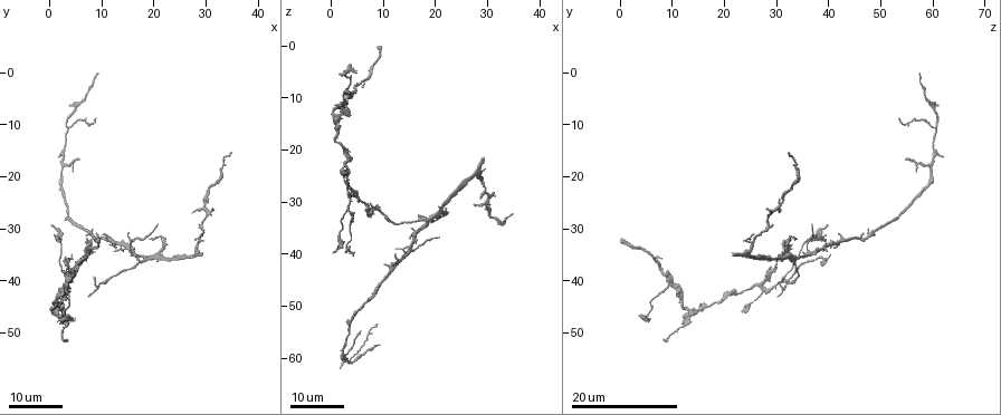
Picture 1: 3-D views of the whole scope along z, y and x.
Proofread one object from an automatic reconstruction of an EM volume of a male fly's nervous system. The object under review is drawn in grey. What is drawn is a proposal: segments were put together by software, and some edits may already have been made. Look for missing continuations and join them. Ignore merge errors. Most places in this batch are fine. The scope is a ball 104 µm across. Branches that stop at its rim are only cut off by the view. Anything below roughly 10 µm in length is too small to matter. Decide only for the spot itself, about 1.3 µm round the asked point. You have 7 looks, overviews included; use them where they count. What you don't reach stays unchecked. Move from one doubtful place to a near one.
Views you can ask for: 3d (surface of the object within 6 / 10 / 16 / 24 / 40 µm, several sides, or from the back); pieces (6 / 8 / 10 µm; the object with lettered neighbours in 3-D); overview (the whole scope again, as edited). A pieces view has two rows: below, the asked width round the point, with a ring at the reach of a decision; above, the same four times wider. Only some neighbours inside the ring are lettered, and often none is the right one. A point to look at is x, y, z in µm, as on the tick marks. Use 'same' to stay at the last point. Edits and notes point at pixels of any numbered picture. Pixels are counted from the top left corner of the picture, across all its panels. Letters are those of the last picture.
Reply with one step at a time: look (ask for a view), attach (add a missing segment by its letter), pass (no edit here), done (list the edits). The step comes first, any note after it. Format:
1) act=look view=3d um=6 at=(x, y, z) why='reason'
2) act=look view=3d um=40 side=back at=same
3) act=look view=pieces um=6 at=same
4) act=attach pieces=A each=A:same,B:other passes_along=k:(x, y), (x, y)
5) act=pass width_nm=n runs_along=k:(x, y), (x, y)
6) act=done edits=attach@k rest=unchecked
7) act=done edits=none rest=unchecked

act=look view=3d um=24 at=(9.5, 0.0, 57.5) why='thin end'

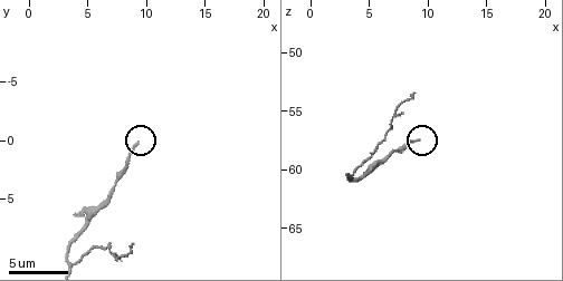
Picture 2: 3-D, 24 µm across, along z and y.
act=look view=pieces um=6 at=(9.4, 0.2, 57.4)

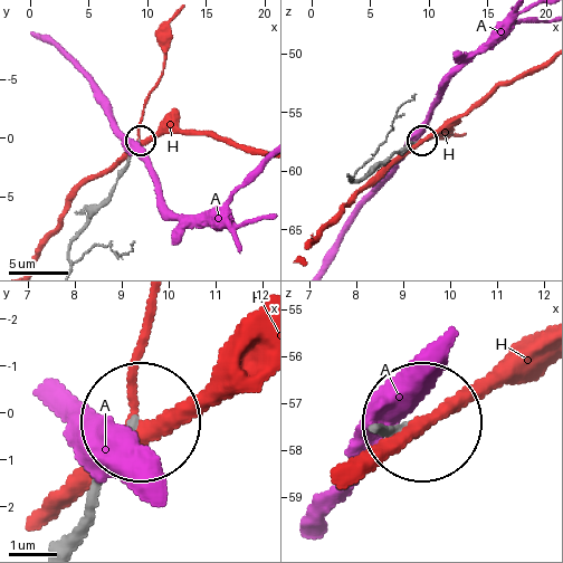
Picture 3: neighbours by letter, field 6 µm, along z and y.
act=pass each=A:other,H:other runs_along=3:(57, 544), (134, 428) found='no lettered segment goes on from it'

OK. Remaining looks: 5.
act=look view=3d um=24 at=(10.0, 31.5, 42.5)

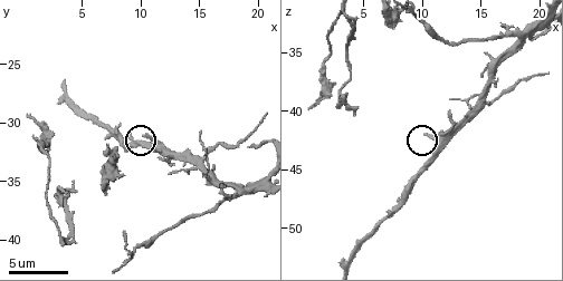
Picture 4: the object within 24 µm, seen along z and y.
act=look view=pieces um=10 at=(10.4, 31.2, 42.2)

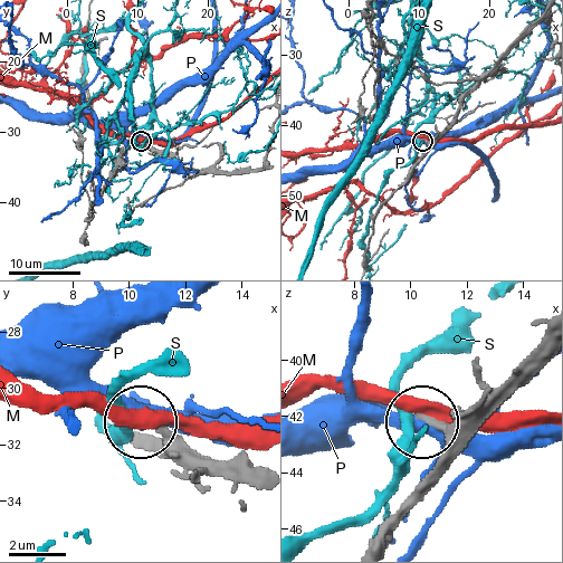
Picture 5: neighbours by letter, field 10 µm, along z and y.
act=pass width_nm=180 each=M:other,P:other,S:other runs_along=5:(543, 340), (449, 425), (423, 419) found='none of them fits'

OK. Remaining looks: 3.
act=look view=3d um=10 at=(19.4, 32.0, 34.0) why='thin end'

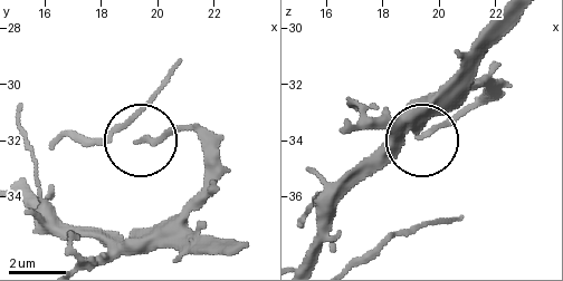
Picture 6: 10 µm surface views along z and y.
act=look view=pieces um=6 at=(19.3, 31.9, 33.9)

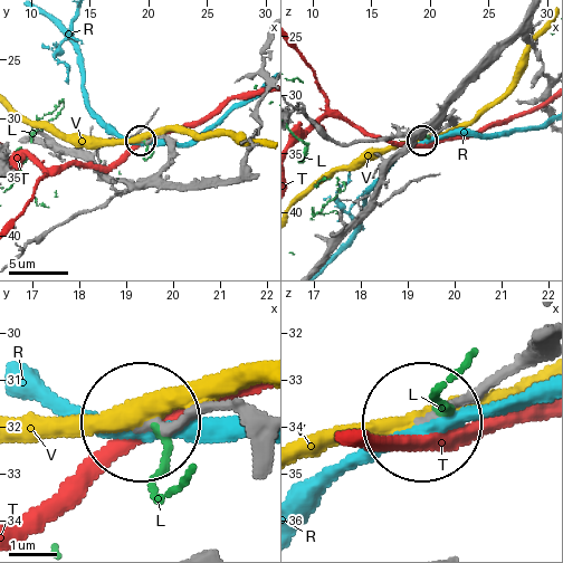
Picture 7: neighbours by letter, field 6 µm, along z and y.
act=pass each=L:other,R:other,T:other,V:other runs_along=7:(226, 407), (145, 427) found='none of them fits'

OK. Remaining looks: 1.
act=done edits=none rest=unchecked

